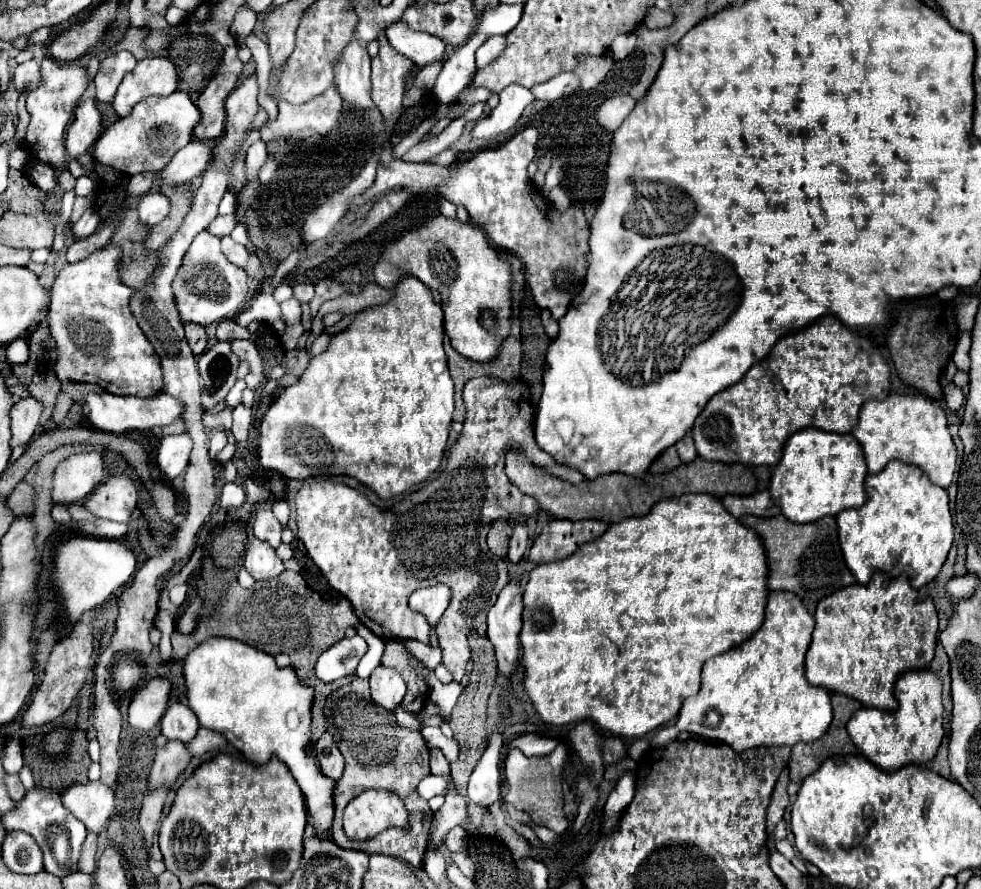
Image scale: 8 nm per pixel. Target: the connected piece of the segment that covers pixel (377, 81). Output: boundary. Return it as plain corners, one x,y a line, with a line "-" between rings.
385,31
379,33
379,55
373,59
371,71
371,97
373,103
381,109
385,121
395,121
399,117
399,110
405,92
405,75
413,69
413,61
397,53
387,37

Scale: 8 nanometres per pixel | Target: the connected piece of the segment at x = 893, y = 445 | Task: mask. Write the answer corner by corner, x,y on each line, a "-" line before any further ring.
889,395
887,399
869,399
861,407
859,423
851,435
861,443
869,473
879,473
889,461
905,461
921,467
931,483
947,489
953,481
957,465
957,449
947,429
945,411
925,395

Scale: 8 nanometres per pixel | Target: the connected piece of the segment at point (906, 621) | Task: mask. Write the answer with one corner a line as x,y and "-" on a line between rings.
875,573
869,585
853,583
849,589
839,589
837,593
819,601
815,611
815,631
813,641
805,659
807,681
815,687
825,687
831,693
843,693
861,701
865,707
877,707
885,711
897,709
897,699
893,695
895,681
907,673
929,667
935,655
937,643
937,611
933,599
921,595
913,589
907,577
883,577
885,573

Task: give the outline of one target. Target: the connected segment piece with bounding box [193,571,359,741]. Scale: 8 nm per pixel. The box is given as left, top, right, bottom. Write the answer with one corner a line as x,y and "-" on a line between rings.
287,571
281,573
281,577
275,577
273,581
257,581
251,589
243,589
237,581
233,581
223,597
223,611
217,611
215,617
199,621
193,631
193,637
199,643
209,637
229,637
249,643
251,647
261,649
269,655
279,655
279,653
289,655
291,665
297,671
299,679
305,685
311,685
317,693
313,705
313,723
311,723
313,741
317,741
321,733
327,731
323,715
327,695
343,685
349,685
355,675
351,673
339,681
333,681
331,685
325,685
315,677
313,667
317,657
333,643
341,641
351,625
355,627
359,625
359,621
347,599
339,603
325,603
319,593
311,593
311,589
307,587
305,579
299,573

